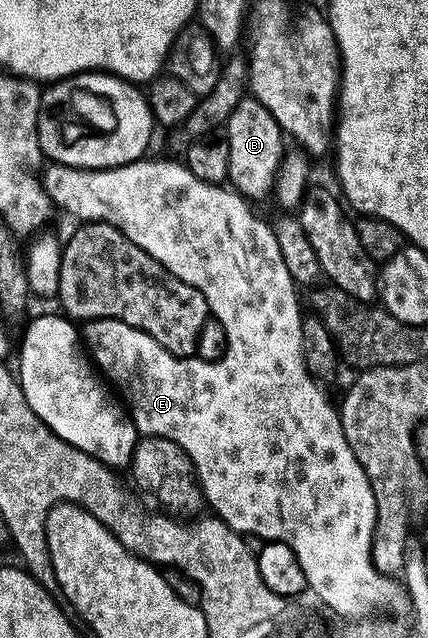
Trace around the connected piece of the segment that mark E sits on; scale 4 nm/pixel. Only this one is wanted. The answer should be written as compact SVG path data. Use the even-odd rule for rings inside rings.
M149 159L133 160L118 168L99 169L72 168L66 164L49 162L44 165L45 172L40 173L41 185L44 186L46 194L53 199L54 205L60 211L62 208L63 211L78 216L78 221L81 222L100 222L120 228L121 233L127 238L131 238L131 242L135 242L135 246L147 250L147 254L151 254L151 258L155 258L164 268L171 270L171 274L175 274L175 278L195 286L195 290L199 290L199 294L203 294L212 319L223 322L223 330L227 330L229 345L224 358L215 362L173 356L167 349L160 348L155 342L155 338L151 338L151 334L127 326L127 322L91 320L84 325L83 344L92 363L100 369L104 379L114 389L118 388L116 391L142 437L169 440L172 444L178 444L188 454L205 495L205 503L210 509L213 507L212 515L216 519L225 521L227 527L235 529L236 532L242 533L246 537L258 536L258 541L261 542L289 544L291 550L295 550L295 554L299 558L299 566L303 566L308 591L310 593L313 591L331 611L338 612L341 616L349 616L350 621L358 621L361 617L372 616L374 613L404 613L403 610L406 611L407 608L404 583L400 579L385 576L373 565L373 531L375 530L377 507L375 506L375 494L371 490L371 482L367 478L363 466L359 466L359 458L355 458L355 454L343 434L340 411L335 407L334 401L332 404L325 397L326 389L314 380L303 362L303 330L301 329L303 311L301 312L301 304L297 301L299 288L294 284L291 274L287 274L287 265L283 262L283 254L279 254L279 242L275 238L272 227L268 223L264 224L249 209L252 208L250 201L246 200L241 193L233 191L232 187L203 182L199 178L195 178L195 174L191 174L191 170L186 168L184 163L177 161L176 164L173 160Z

